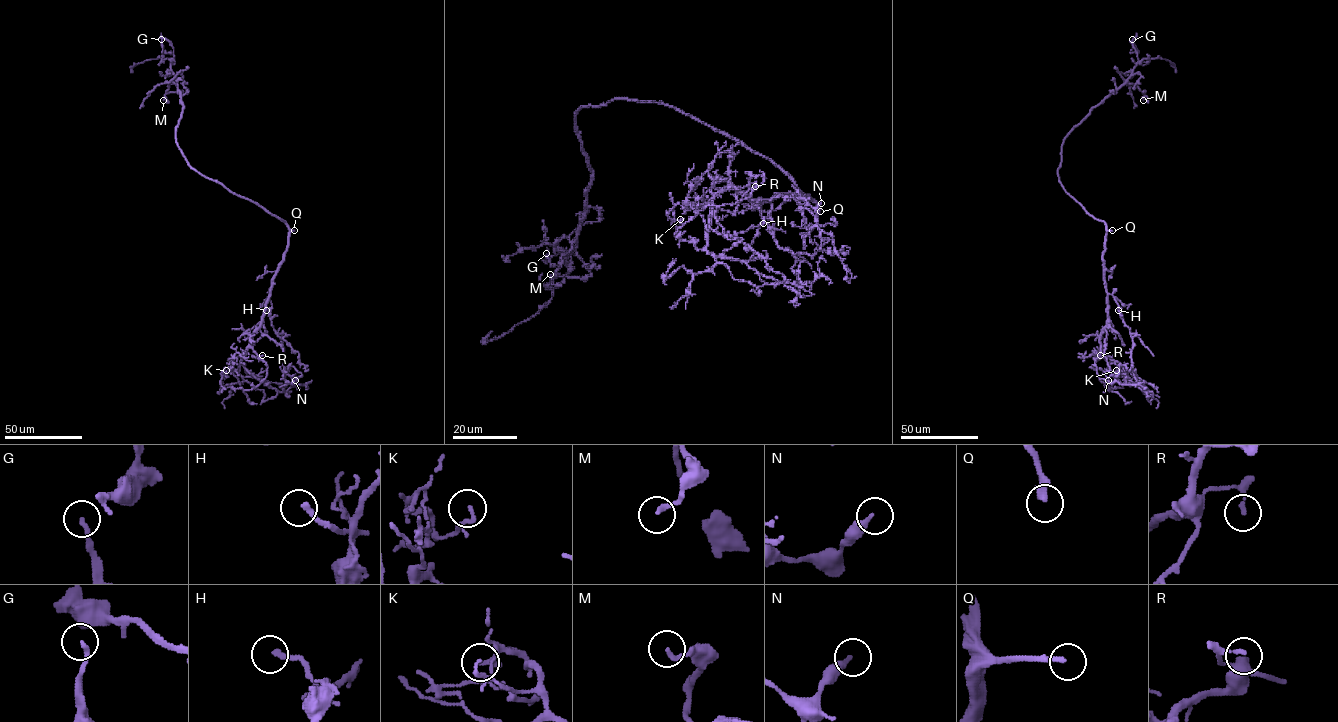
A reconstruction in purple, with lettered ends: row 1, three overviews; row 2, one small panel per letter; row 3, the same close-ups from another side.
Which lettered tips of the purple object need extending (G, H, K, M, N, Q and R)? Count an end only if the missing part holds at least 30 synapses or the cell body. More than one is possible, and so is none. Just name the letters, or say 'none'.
Q

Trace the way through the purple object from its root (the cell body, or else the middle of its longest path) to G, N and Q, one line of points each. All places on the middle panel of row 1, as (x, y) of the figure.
G: (749, 149), (666, 104), (582, 107), (586, 211), (571, 263), (546, 253)
N: (749, 149), (811, 199), (799, 191), (754, 202), (749, 196), (800, 195), (799, 208), (816, 218), (821, 203)
Q: (749, 149), (777, 165), (802, 196), (817, 204), (820, 211)

